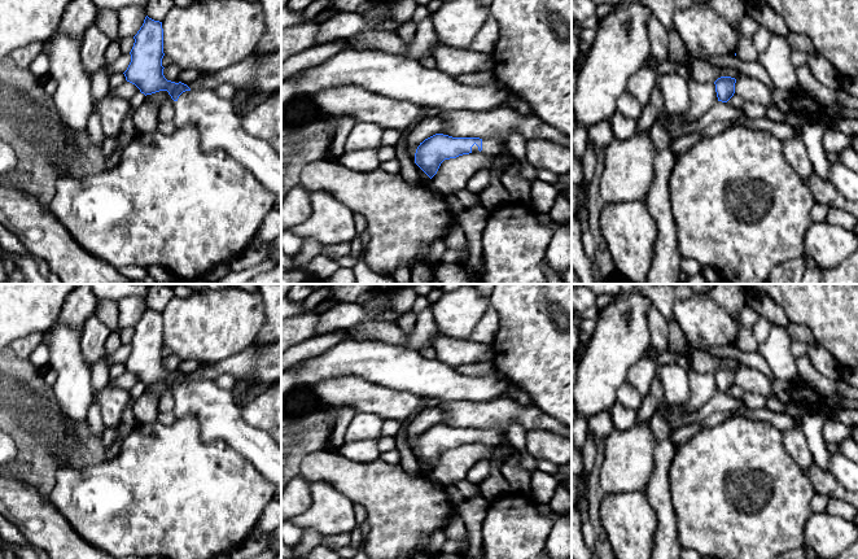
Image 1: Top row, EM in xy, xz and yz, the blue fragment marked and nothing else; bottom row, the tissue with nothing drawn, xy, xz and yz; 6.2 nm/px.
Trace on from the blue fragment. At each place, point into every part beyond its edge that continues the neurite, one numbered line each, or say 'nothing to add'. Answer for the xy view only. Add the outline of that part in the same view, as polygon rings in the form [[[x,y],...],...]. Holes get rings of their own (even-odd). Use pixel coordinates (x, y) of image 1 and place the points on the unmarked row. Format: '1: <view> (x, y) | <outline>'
1: xy (219, 418) | [[[193,379],[183,383],[176,392],[175,398],[176,416],[194,416],[201,427],[201,437],[206,442],[223,441],[233,450],[250,460],[266,479],[275,486],[275,494],[281,499],[281,446],[266,431],[250,425],[242,418],[242,407],[235,402],[231,390],[222,389],[214,380]]]

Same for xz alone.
1: xz (490, 437) | [[[482,429],[482,441],[478,441],[478,437],[474,434],[472,437],[472,444],[482,444],[491,447],[503,446],[505,440],[505,433],[499,429]]]

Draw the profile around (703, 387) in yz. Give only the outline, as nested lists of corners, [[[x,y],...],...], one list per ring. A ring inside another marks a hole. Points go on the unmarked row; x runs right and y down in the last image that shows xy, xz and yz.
[[[688,371],[690,399],[684,406],[673,406],[677,412],[690,415],[700,410],[717,392],[714,372]]]

